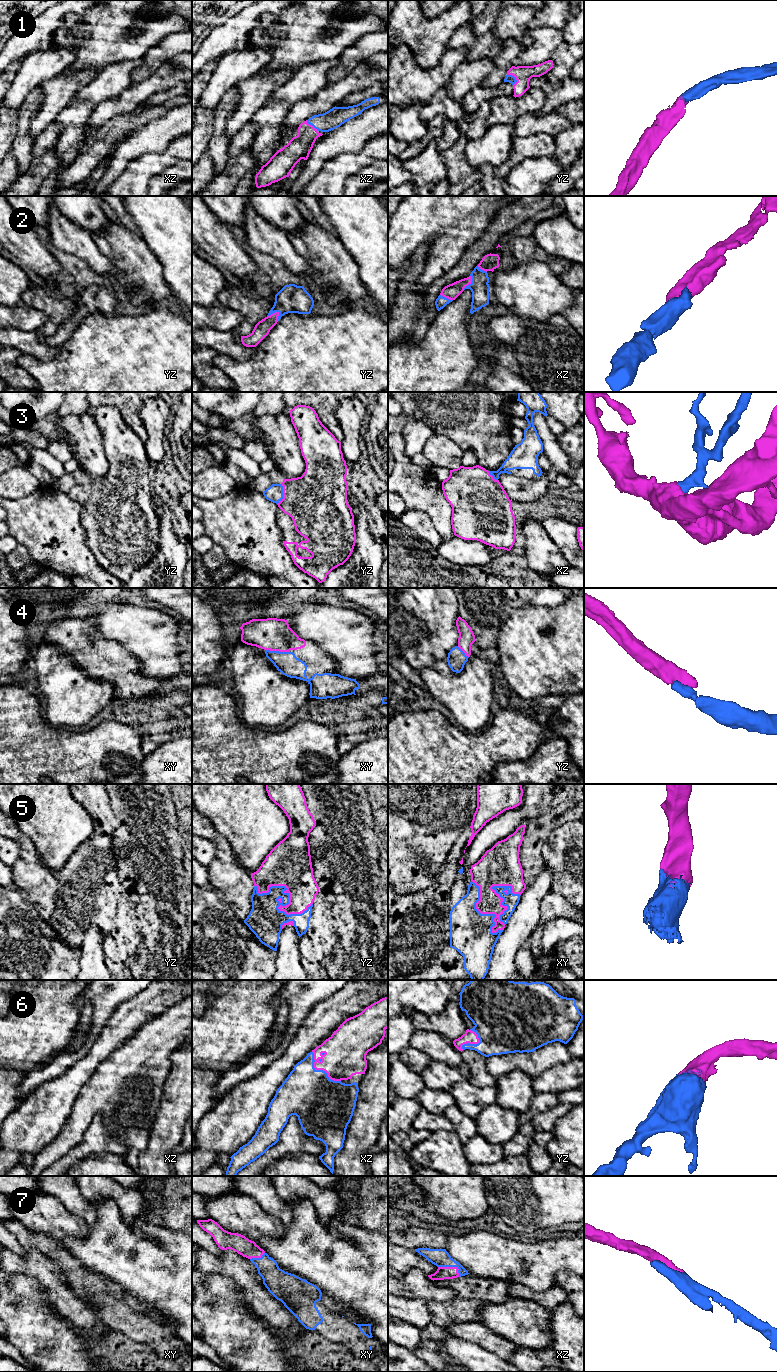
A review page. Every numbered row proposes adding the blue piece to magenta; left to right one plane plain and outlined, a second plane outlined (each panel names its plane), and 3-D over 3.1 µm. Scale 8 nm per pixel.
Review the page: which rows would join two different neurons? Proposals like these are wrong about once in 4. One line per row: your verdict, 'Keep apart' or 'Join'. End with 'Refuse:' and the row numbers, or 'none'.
1: Join
2: Join
3: Join
4: Join
5: Join
6: Join
7: Join
Refuse: none

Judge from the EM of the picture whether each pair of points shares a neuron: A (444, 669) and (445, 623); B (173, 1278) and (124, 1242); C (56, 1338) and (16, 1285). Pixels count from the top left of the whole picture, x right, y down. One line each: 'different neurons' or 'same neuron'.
A: different neurons
B: same neuron
C: same neuron

